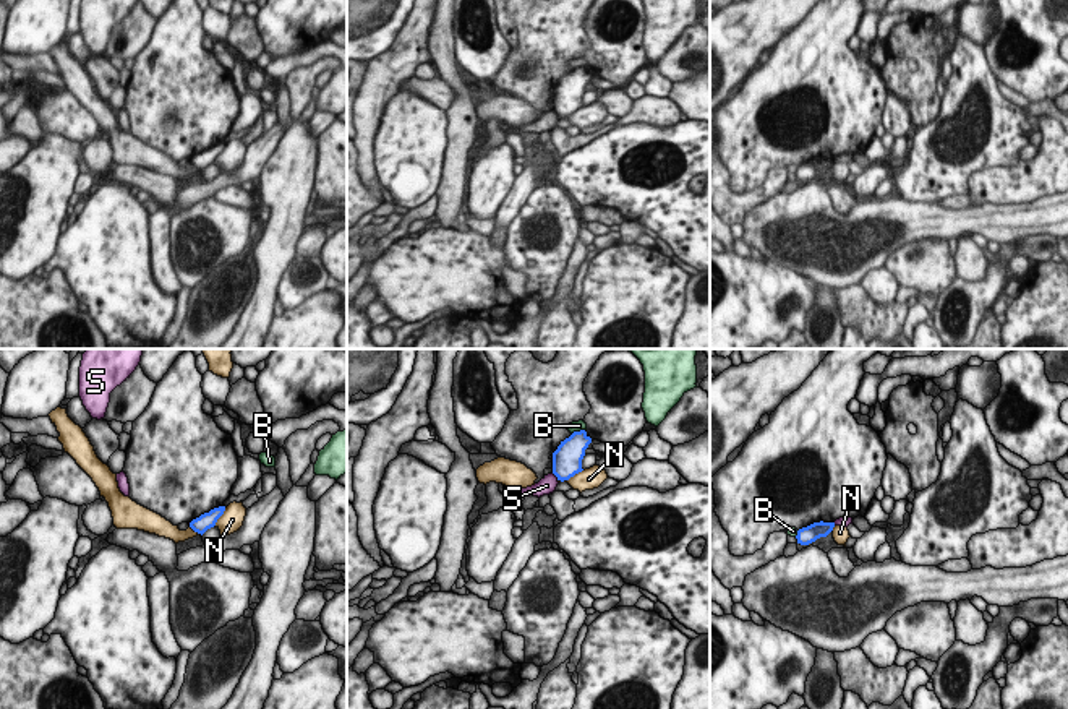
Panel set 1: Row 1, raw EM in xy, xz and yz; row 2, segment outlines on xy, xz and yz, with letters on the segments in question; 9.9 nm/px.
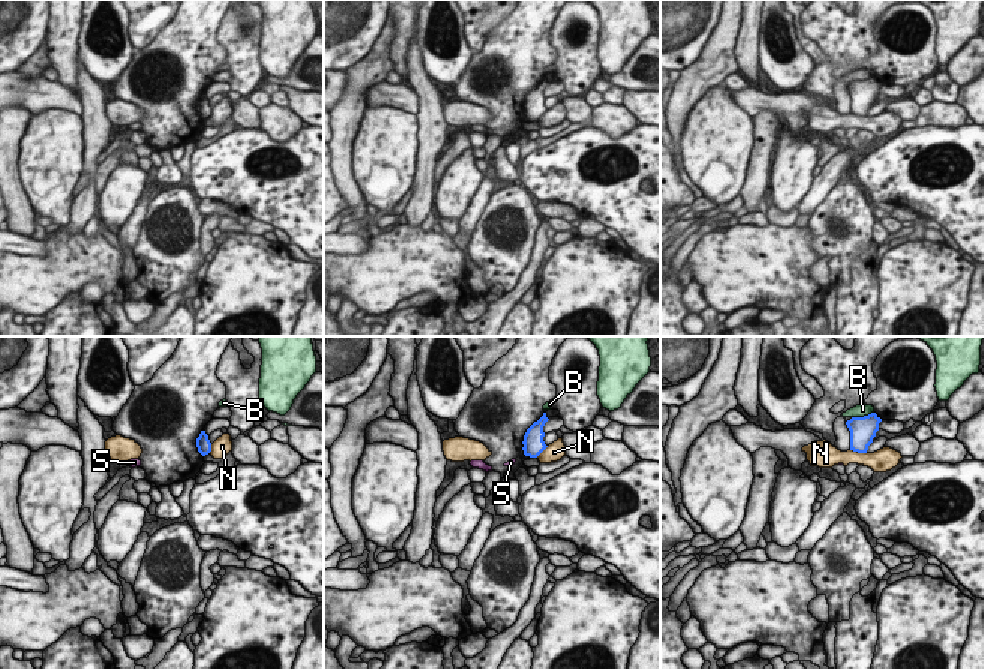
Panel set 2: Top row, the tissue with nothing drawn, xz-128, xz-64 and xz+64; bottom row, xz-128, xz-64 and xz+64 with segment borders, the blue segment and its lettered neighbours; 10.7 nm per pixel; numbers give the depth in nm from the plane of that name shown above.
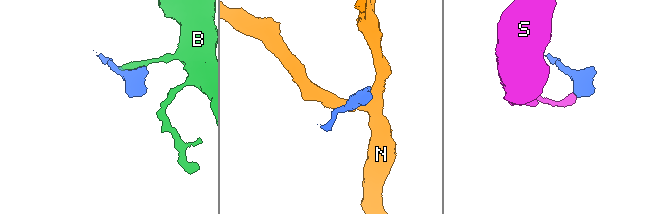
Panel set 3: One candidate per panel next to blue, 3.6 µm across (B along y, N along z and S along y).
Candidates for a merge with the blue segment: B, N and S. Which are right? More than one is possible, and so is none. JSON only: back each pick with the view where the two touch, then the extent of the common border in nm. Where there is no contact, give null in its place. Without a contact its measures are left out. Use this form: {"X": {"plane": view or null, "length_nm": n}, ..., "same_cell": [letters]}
{"same_cell": []}

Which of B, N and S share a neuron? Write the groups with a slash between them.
B / N / S

